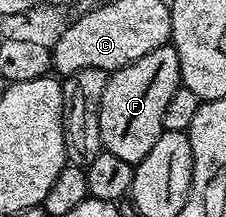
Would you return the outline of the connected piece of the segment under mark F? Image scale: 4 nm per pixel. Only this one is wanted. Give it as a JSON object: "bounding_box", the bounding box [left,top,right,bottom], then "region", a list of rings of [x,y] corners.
{"bounding_box":[99,45,182,165],"region":[[[171,45],[151,49],[151,53],[139,57],[139,61],[131,61],[131,65],[112,72],[99,105],[102,148],[134,165],[143,161],[143,157],[151,153],[151,145],[159,141],[163,113],[179,86],[182,86],[179,53]]]}

